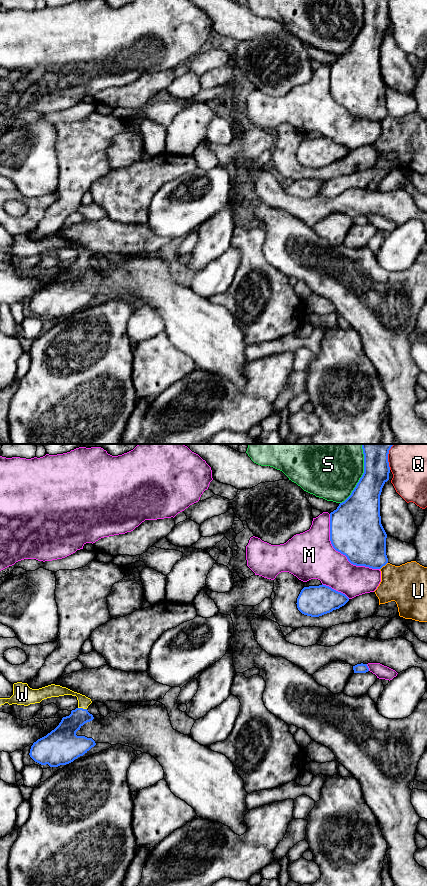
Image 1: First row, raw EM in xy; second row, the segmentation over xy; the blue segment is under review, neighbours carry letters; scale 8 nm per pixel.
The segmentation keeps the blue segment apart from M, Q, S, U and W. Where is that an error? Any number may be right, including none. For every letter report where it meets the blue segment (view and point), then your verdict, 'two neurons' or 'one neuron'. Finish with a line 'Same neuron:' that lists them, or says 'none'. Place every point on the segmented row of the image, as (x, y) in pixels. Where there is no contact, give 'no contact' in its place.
M: xy (340, 552) | two neurons
Q: xy (387, 457) | two neurons
S: xy (363, 474) | two neurons
U: xy (383, 565) | two neurons
W: xy (82, 708) | one neuron
Same neuron: W

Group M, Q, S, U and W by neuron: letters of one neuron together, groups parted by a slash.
M / Q / S / U / W

